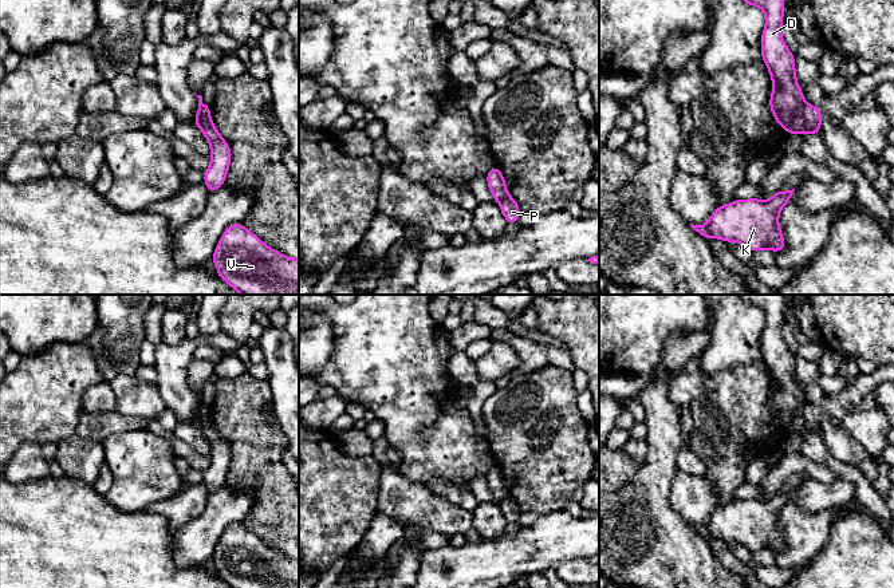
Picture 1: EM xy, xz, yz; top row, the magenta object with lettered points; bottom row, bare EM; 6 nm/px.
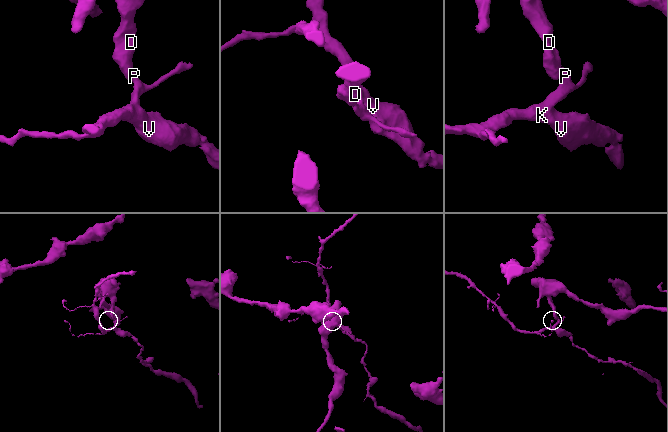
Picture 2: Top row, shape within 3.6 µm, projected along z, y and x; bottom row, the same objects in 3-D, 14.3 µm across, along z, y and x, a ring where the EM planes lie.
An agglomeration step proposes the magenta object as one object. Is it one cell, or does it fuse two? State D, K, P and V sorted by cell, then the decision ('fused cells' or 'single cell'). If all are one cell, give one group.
groups D / K P V; fused cells

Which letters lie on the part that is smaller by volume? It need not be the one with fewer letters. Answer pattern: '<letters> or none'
K, P, V

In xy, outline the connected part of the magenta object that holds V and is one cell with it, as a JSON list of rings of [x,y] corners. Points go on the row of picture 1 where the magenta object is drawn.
[[[240,222],[224,230],[212,261],[218,277],[241,295],[299,295],[299,259],[273,250]]]

